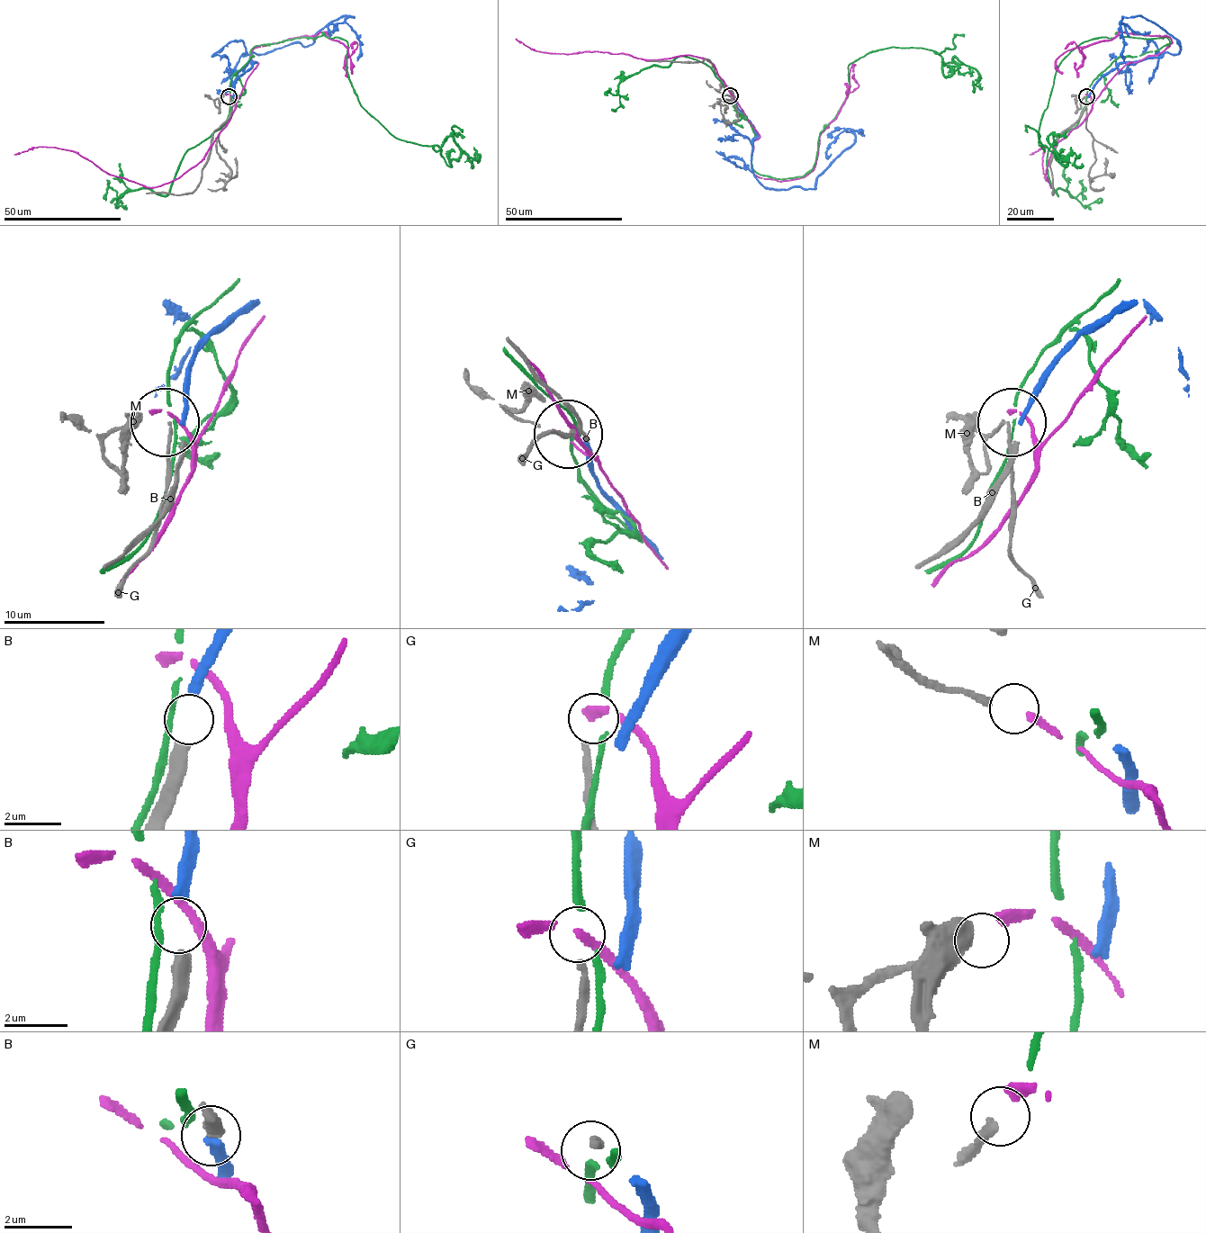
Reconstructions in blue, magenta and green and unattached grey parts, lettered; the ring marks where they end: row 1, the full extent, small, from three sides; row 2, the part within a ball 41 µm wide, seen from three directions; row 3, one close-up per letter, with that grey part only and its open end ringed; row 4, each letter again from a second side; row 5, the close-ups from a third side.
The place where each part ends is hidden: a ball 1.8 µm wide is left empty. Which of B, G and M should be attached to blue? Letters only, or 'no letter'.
B

